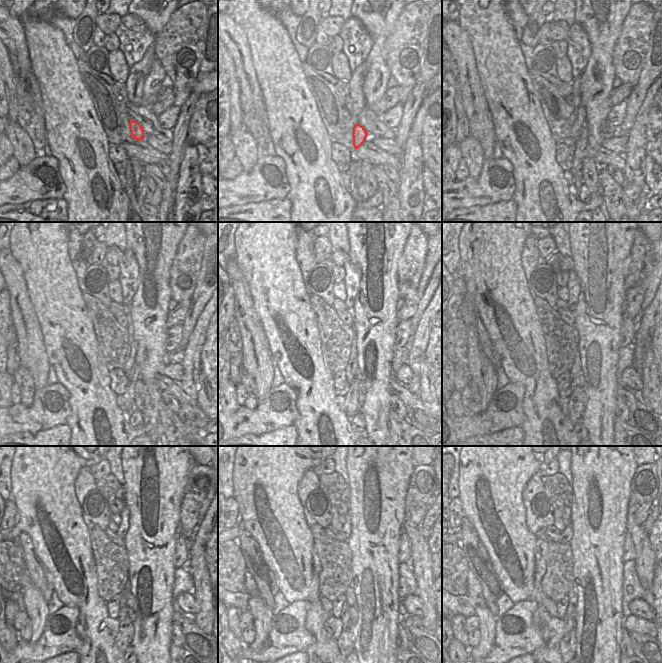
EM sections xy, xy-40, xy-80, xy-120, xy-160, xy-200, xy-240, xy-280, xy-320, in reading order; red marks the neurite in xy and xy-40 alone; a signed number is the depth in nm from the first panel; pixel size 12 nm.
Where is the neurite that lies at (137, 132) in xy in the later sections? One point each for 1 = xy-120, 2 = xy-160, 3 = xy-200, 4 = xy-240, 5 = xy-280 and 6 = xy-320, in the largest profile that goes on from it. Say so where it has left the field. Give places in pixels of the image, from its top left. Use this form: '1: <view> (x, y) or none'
1: xy-120 (129, 396)
2: xy-160 (352, 407)
3: xy-200 (575, 407)
4: xy-240 (124, 636)
5: xy-280 (345, 642)
6: xy-320 (567, 646)

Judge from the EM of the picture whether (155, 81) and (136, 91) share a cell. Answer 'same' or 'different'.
different

